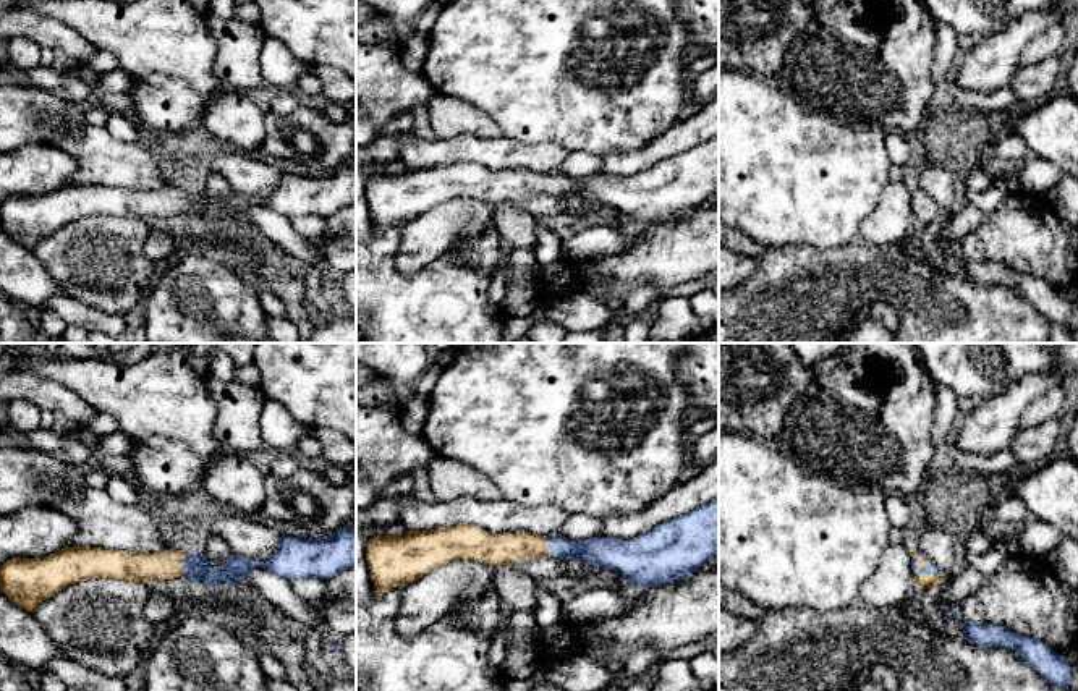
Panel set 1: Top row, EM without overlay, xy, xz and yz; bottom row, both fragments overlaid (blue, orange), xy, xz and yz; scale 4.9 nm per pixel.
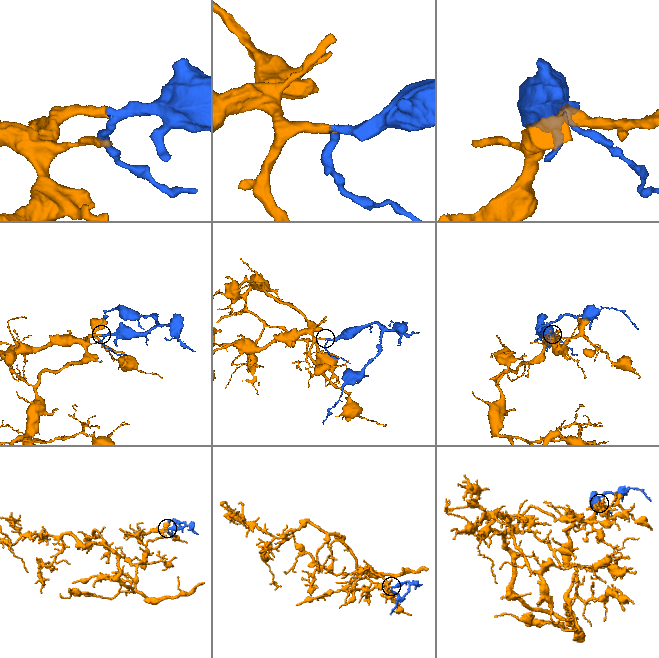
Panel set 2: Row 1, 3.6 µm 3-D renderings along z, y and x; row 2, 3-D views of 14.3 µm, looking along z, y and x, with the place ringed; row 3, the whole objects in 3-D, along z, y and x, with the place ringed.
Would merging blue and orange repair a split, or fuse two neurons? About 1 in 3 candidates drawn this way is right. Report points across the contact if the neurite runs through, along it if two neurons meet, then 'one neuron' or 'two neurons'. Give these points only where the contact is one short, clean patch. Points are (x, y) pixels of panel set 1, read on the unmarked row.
way yz (929, 206), (923, 211), (931, 219); one neuron

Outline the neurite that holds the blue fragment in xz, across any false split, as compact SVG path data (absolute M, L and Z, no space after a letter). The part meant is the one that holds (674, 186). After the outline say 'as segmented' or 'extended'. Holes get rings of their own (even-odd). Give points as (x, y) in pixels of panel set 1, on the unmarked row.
M719 134L707 142L665 159L630 178L592 175L575 180L560 173L537 173L524 168L492 172L473 162L458 162L431 168L408 168L398 173L374 173L367 180L366 197L376 231L395 223L408 223L435 206L455 197L481 199L489 202L513 202L539 194L581 197L586 202L613 207L631 217L639 227L668 222L706 204L719 191Z | extended

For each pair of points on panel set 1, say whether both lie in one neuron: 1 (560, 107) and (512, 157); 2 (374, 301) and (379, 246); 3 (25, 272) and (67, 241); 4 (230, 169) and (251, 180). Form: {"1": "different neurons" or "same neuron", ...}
{"1": "different neurons", "2": "same neuron", "3": "different neurons", "4": "same neuron"}

